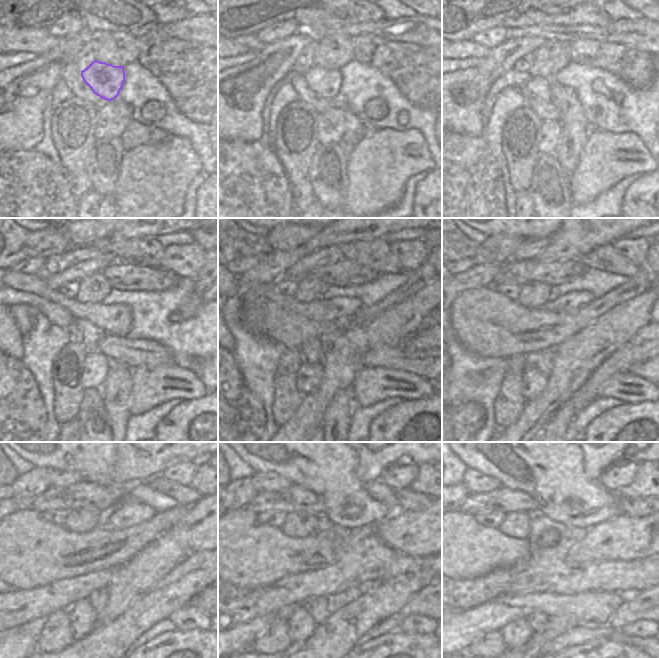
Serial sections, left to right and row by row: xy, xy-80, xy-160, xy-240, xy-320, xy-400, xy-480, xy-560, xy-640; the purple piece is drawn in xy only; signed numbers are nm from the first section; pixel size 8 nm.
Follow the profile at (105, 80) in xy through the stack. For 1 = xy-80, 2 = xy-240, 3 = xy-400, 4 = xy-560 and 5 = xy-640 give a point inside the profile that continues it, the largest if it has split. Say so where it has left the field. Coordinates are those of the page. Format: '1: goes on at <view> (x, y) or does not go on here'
1: goes on at xy-80 (326, 83)
2: goes on at xy-240 (90, 335)
3: goes on at xy-400 (542, 360)
4: goes on at xy-560 (320, 608)
5: goes on at xy-640 (537, 620)

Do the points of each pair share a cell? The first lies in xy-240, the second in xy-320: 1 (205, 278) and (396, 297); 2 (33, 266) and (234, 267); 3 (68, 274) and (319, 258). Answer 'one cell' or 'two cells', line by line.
1: one cell
2: one cell
3: one cell

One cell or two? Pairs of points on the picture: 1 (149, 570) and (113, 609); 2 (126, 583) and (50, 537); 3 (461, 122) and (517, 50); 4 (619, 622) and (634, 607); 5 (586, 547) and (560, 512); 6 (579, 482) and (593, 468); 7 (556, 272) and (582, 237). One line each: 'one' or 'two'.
1: one
2: two
3: one
4: one
5: two
6: two
7: two

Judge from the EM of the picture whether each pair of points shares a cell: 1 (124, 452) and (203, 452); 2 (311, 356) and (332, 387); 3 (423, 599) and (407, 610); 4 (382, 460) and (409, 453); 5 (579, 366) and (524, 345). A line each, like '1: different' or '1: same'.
1: same
2: different
3: same
4: same
5: different

